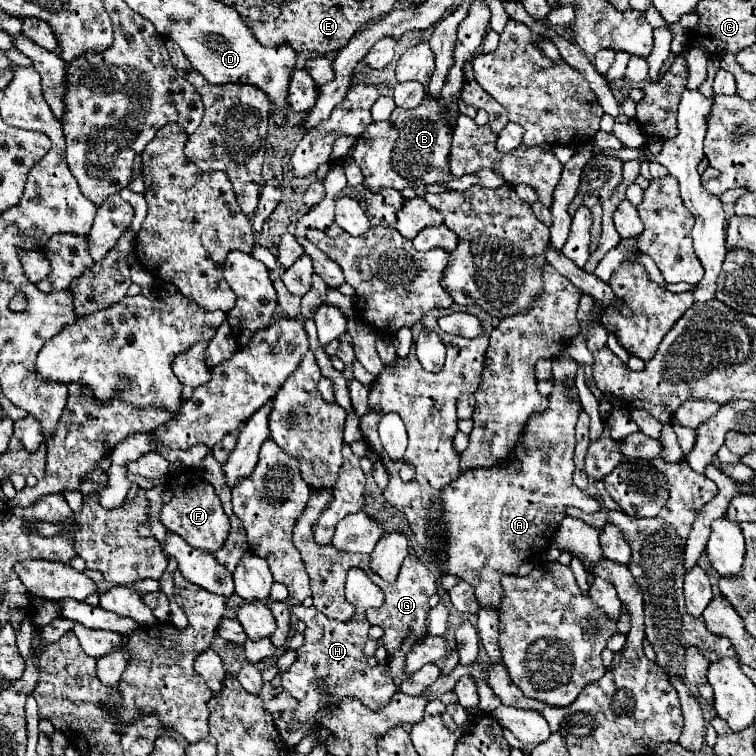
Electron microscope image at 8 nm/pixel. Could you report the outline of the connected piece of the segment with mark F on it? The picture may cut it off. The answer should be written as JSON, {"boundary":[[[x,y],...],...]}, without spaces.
{"boundary":[[[187,472],[187,474],[181,474],[181,476],[171,476],[169,478],[169,488],[173,490],[173,498],[171,498],[169,504],[165,504],[161,508],[163,526],[169,532],[179,534],[193,548],[207,550],[211,554],[217,552],[229,536],[229,518],[223,512],[221,500],[215,494],[213,486],[199,480],[197,474]]]}

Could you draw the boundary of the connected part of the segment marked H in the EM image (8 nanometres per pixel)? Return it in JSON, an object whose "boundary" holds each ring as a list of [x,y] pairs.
{"boundary":[[[301,604],[293,606],[293,614],[305,622],[305,642],[297,650],[297,658],[293,666],[287,672],[281,672],[281,688],[289,692],[293,698],[297,698],[297,708],[291,712],[283,712],[283,720],[289,722],[289,730],[295,730],[305,724],[309,716],[315,718],[319,710],[325,710],[327,706],[339,702],[339,698],[353,696],[367,708],[381,708],[385,706],[393,694],[397,692],[397,686],[391,678],[391,672],[387,664],[379,662],[377,666],[369,666],[367,658],[363,654],[363,646],[367,642],[369,622],[361,610],[353,614],[349,622],[339,622],[323,616],[315,606],[305,608]]]}

